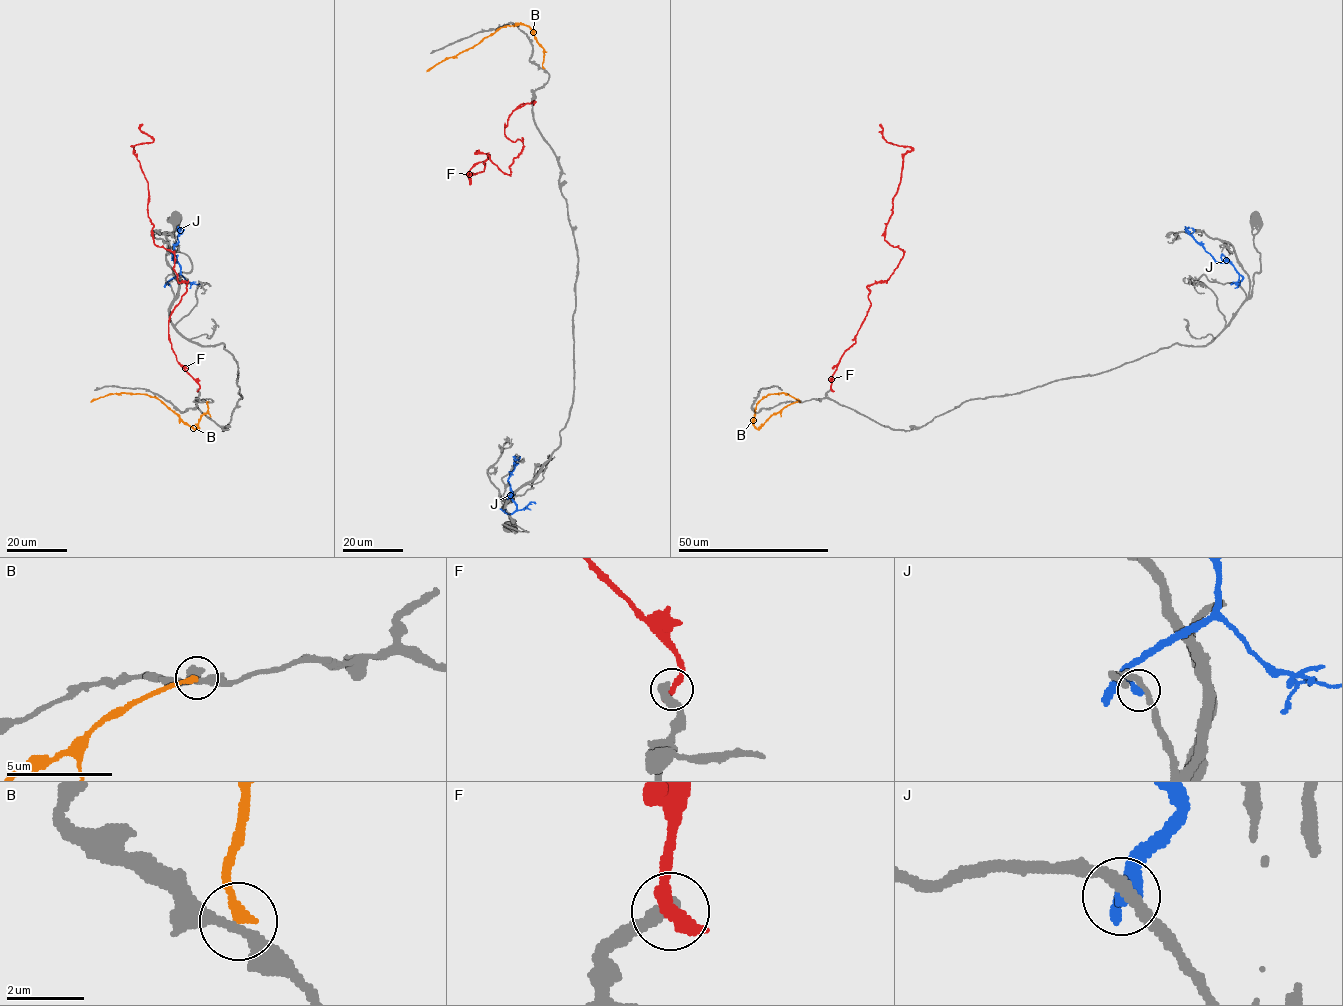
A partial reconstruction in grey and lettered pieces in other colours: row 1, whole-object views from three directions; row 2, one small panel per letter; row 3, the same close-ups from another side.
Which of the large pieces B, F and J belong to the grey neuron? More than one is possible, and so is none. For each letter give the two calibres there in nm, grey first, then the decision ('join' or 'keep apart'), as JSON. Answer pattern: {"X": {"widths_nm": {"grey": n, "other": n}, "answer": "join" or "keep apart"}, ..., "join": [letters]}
{"B": {"widths_nm": {"grey": 280, "other": 240}, "answer": "keep apart"}, "F": {"widths_nm": {"grey": 380, "other": 440}, "answer": "keep apart"}, "J": {"widths_nm": {"grey": 280, "other": 320}, "answer": "keep apart"}, "join": []}

